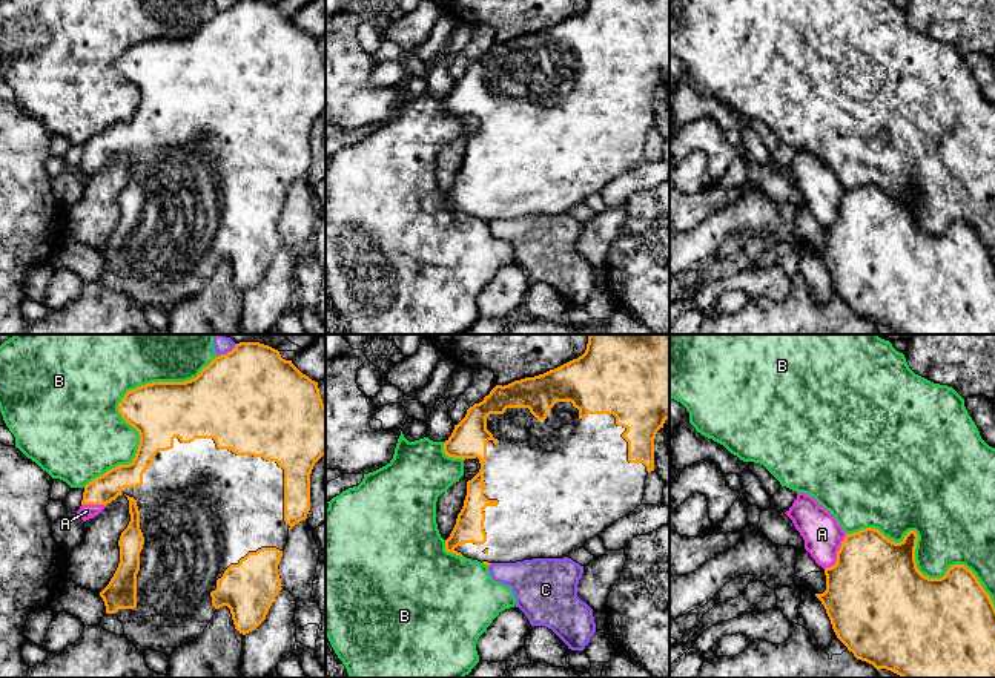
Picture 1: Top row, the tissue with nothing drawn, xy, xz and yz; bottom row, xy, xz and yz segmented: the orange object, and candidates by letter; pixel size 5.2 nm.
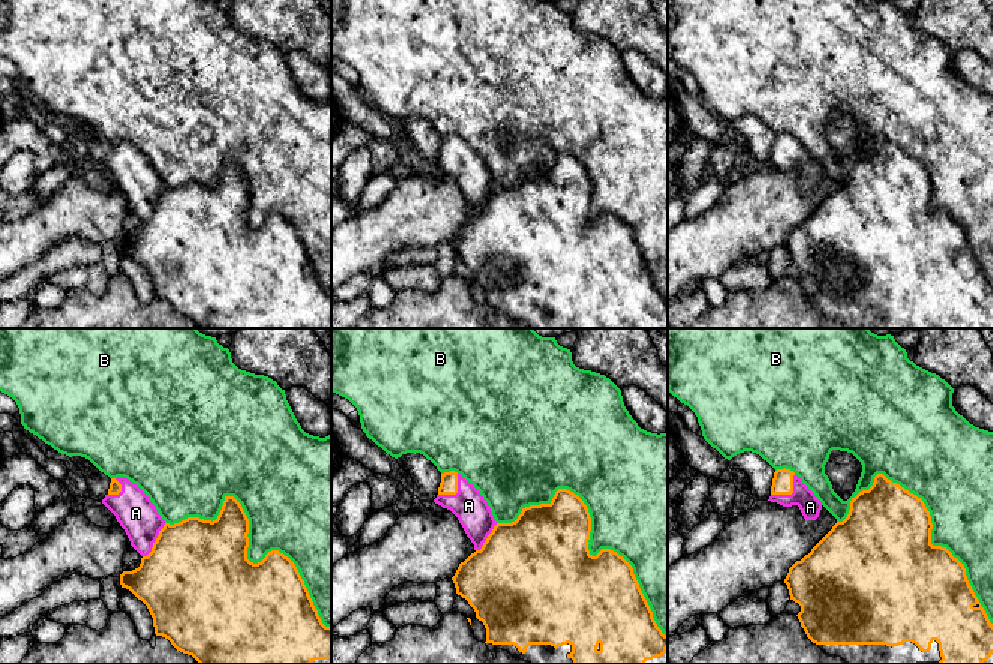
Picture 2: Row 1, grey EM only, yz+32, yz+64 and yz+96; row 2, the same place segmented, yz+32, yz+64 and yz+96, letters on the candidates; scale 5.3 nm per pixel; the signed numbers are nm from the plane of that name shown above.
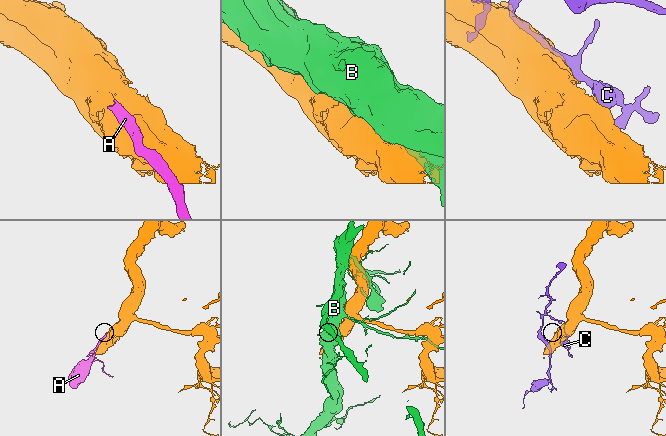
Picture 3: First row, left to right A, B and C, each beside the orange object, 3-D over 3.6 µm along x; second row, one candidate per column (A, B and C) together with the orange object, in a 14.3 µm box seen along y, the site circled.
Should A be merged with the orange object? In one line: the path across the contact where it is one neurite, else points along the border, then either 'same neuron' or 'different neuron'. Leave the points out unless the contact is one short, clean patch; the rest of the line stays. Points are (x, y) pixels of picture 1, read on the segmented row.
same neuron

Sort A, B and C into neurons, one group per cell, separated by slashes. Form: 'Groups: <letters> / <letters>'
Groups: A / B / C

